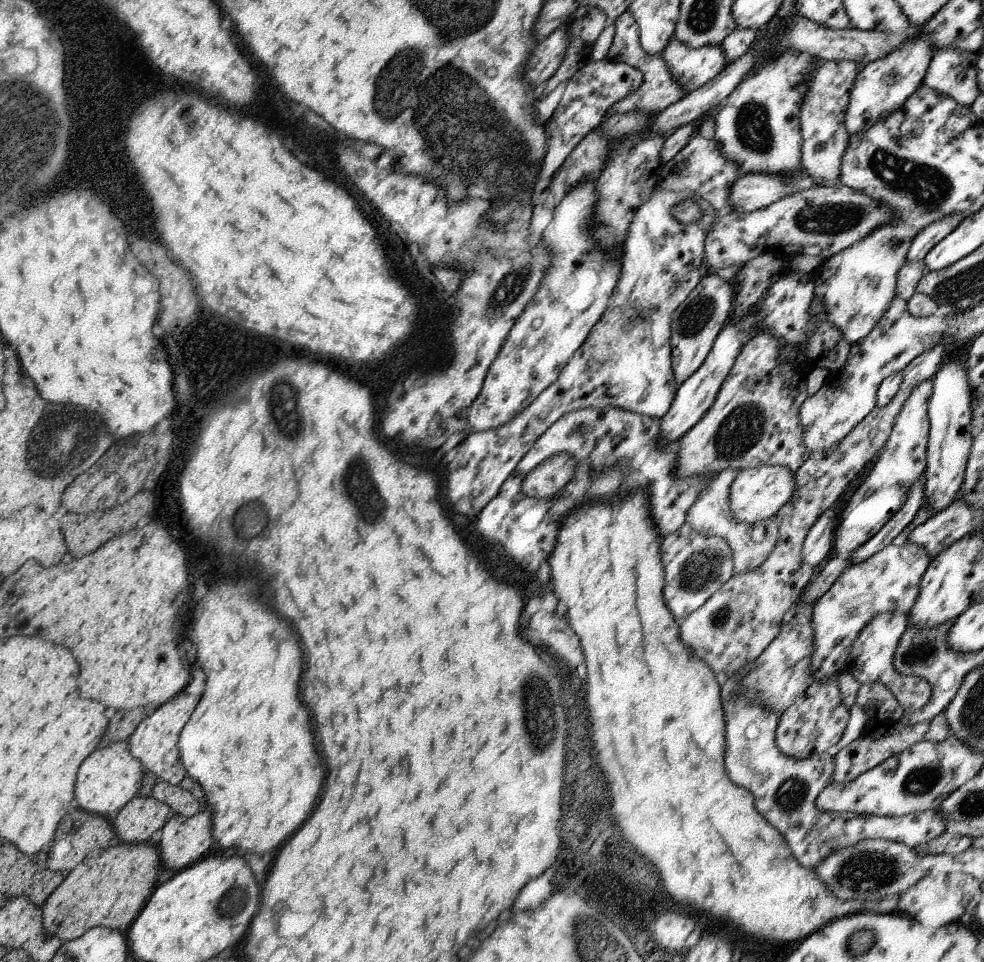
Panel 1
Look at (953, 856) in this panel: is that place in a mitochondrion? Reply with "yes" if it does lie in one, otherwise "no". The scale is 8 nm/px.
no

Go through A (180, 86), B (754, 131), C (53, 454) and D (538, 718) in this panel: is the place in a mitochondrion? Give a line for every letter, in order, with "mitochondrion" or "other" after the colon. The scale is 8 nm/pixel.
A: other
B: mitochondrion
C: mitochondrion
D: mitochondrion

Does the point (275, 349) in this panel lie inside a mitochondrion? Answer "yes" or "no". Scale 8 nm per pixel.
no

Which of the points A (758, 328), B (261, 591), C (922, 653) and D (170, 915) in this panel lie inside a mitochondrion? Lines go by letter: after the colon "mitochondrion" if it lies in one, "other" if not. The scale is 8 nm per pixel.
A: other
B: other
C: mitochondrion
D: other

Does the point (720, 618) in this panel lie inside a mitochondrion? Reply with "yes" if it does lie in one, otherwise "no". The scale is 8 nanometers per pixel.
yes

